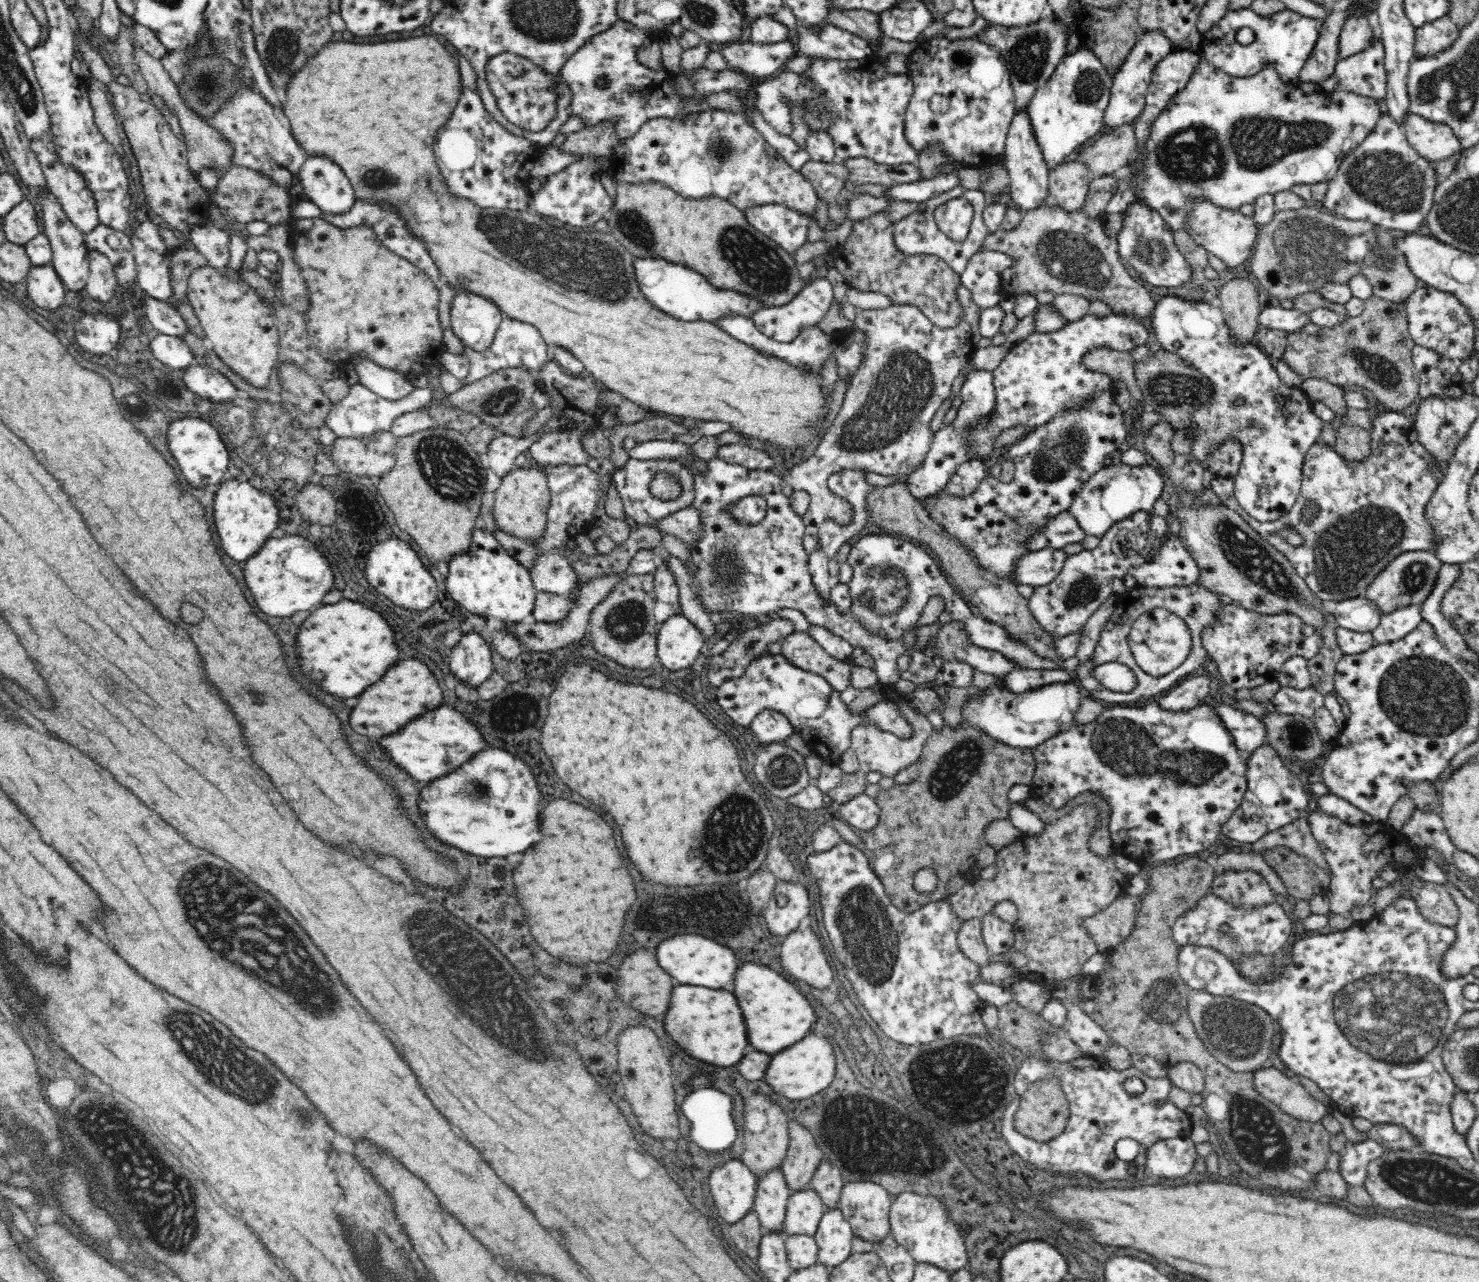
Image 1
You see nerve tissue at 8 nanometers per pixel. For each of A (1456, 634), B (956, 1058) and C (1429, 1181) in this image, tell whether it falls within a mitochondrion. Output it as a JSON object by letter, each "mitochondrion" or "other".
{"A":"other","B":"mitochondrion","C":"mitochondrion"}

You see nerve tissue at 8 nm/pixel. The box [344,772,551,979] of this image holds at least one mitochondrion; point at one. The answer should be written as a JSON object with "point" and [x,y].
{"point":[478,790]}

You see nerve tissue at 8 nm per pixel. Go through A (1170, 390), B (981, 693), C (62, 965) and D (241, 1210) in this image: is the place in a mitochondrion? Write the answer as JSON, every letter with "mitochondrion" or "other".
{"A":"mitochondrion","B":"other","C":"other","D":"other"}

